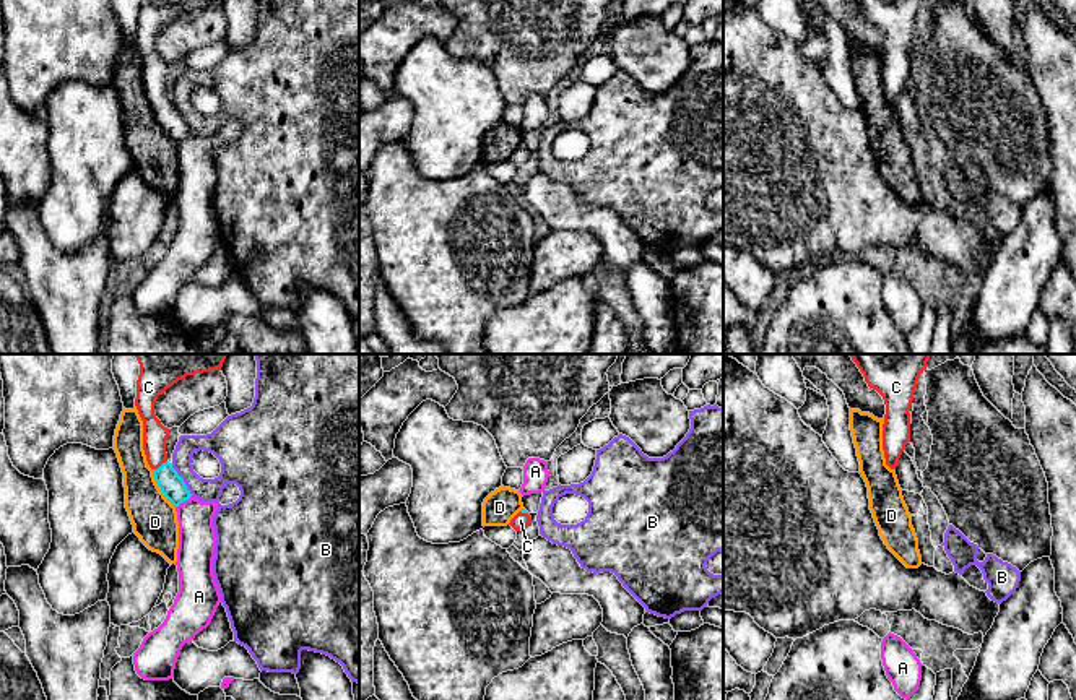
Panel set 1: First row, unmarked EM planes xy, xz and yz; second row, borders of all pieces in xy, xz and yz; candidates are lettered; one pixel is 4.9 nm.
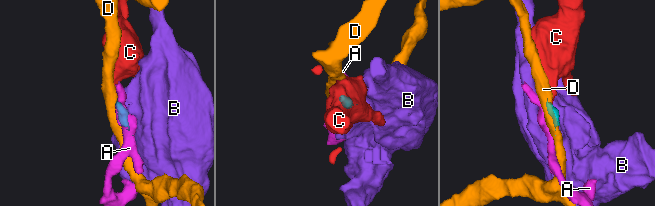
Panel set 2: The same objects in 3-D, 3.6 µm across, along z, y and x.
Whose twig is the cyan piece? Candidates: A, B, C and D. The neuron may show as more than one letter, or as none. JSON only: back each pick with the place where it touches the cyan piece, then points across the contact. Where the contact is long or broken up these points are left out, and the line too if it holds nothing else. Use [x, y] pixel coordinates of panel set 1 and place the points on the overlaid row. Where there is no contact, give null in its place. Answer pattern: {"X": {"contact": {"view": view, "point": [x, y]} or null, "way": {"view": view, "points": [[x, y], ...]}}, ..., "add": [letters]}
{"C": {"contact": {"view": "xy", "point": [161, 465]}, "way": {"view": "xy", "points": [[171, 484], [161, 465], [155, 452], [155, 436]]}}, "add": ["C"]}

